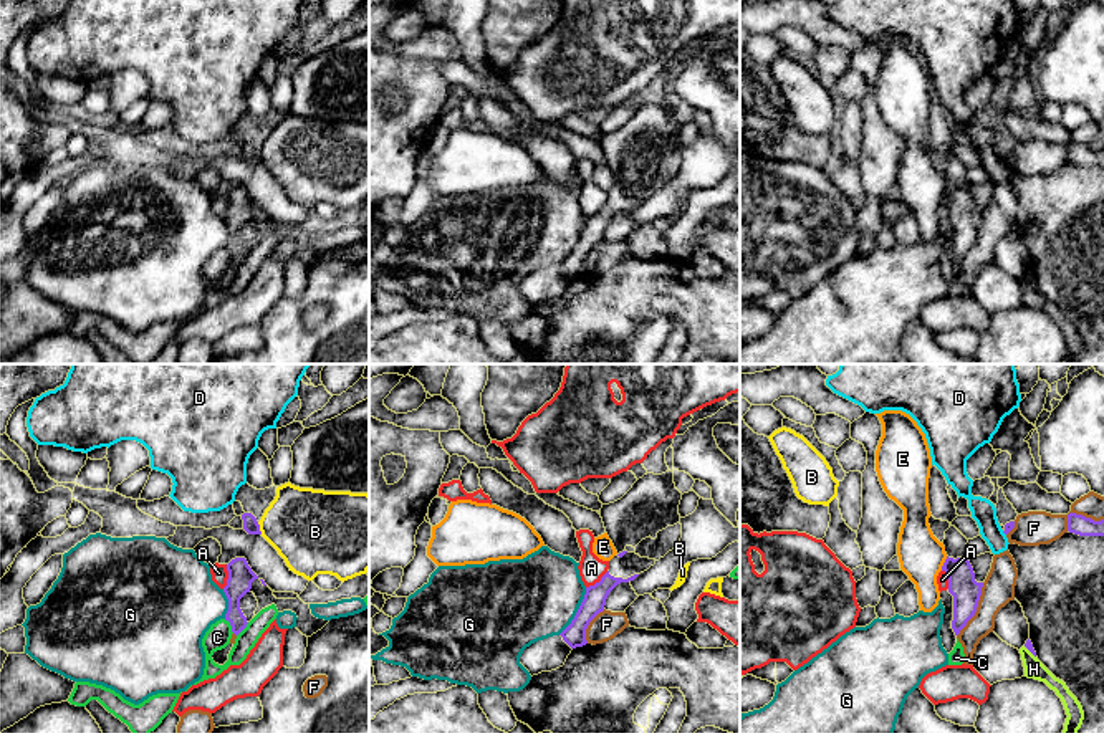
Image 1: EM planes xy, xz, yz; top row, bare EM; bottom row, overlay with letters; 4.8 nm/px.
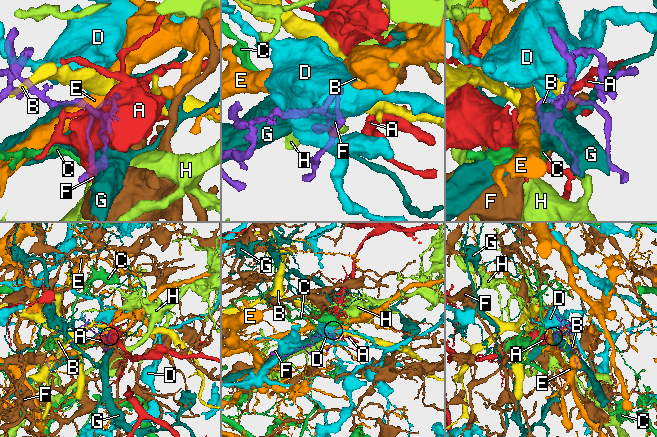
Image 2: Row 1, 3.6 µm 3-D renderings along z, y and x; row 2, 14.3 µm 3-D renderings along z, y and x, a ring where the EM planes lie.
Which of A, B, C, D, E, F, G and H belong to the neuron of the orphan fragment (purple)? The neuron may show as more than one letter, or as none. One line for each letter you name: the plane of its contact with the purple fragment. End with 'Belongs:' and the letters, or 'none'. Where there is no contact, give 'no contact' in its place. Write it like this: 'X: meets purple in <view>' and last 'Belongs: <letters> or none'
Belongs: none

